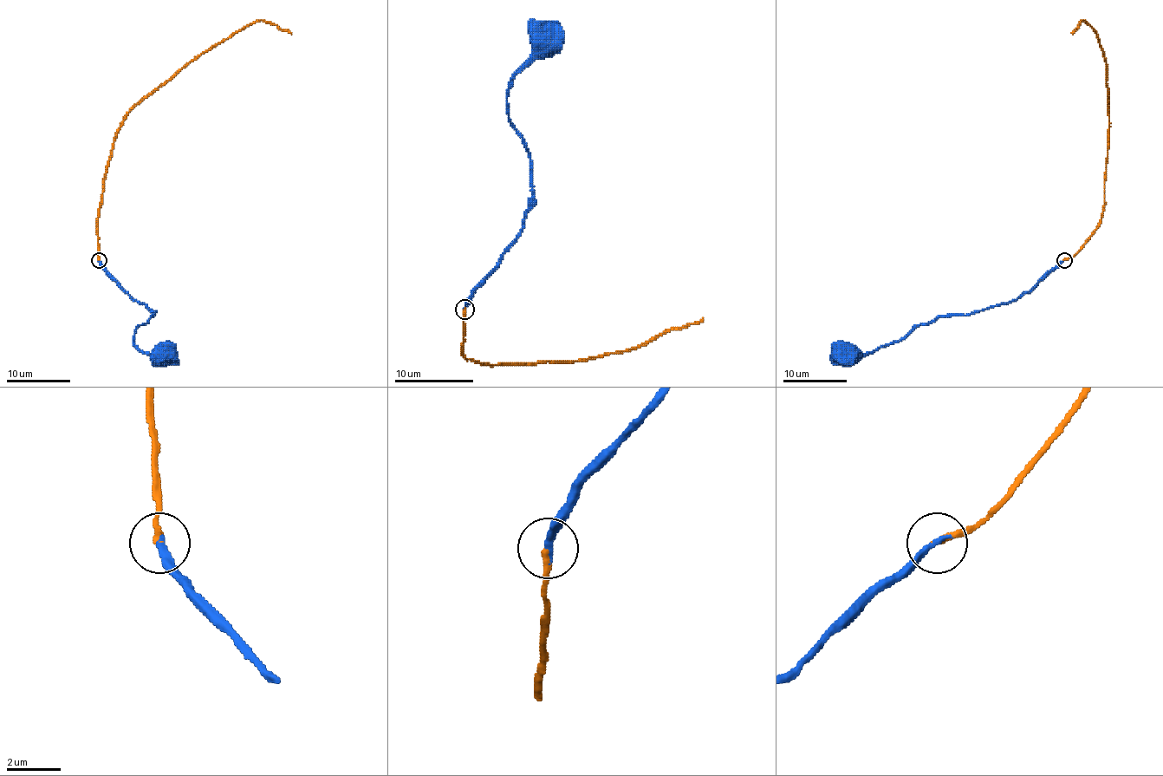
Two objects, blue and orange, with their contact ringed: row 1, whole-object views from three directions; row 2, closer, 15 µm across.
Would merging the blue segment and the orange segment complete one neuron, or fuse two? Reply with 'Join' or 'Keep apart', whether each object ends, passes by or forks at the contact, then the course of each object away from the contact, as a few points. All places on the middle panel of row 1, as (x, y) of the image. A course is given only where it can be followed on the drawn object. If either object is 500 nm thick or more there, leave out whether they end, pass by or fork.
Join. At the ring blue ends. At the ring orange ends. Course of blue: (465, 309), (471, 292), (522, 227), (532, 196), (529, 154), (509, 117), (506, 94), (534, 58), (542, 35). Course of orange: (465, 309), (463, 355), (484, 365), (579, 361), (634, 349), (703, 317)

